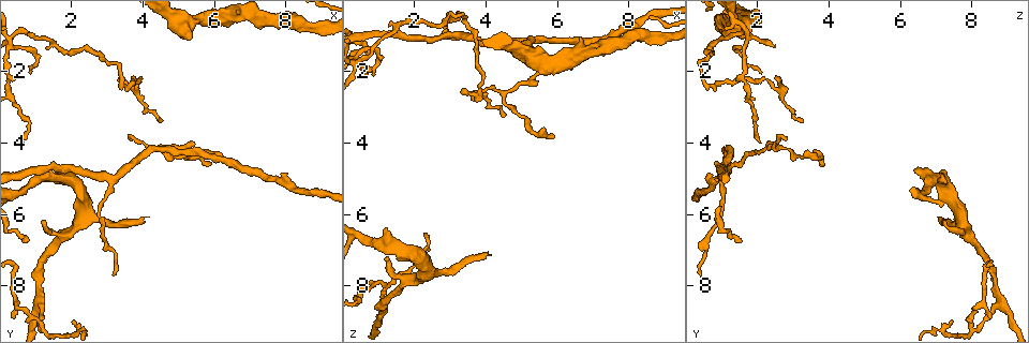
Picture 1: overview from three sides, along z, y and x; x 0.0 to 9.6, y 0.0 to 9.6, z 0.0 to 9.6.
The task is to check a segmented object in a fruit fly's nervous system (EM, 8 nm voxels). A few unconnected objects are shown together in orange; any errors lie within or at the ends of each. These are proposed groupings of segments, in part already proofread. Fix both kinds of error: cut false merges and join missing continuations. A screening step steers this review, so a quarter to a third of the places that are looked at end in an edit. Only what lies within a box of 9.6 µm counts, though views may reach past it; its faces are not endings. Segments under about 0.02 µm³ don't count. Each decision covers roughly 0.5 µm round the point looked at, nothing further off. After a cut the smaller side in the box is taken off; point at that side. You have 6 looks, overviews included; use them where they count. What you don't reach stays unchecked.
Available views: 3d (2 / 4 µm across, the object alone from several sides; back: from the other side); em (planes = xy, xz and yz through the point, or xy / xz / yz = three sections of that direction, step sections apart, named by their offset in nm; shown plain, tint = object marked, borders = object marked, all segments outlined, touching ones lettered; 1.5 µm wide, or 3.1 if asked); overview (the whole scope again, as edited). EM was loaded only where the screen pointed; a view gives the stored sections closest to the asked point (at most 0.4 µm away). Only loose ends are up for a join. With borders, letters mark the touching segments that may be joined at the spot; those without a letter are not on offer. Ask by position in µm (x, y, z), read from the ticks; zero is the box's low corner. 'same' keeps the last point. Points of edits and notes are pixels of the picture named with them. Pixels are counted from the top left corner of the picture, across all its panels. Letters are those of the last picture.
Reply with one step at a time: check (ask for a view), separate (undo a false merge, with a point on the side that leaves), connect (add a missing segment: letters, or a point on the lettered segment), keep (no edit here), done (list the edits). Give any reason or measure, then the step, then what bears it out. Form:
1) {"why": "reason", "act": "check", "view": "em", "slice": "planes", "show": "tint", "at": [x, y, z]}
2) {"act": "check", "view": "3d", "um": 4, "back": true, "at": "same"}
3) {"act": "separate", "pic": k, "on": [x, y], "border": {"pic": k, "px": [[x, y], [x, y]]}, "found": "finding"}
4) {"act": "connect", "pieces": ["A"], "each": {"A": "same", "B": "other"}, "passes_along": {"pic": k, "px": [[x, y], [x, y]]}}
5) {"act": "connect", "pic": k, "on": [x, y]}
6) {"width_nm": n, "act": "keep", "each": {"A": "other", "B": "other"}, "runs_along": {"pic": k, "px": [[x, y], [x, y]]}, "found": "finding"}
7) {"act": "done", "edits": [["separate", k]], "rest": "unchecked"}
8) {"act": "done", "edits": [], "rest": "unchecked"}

{"why": "an open end", "act": "check", "view": "3d", "um": 2, "at": [5.95, 4.55, 3.80]}

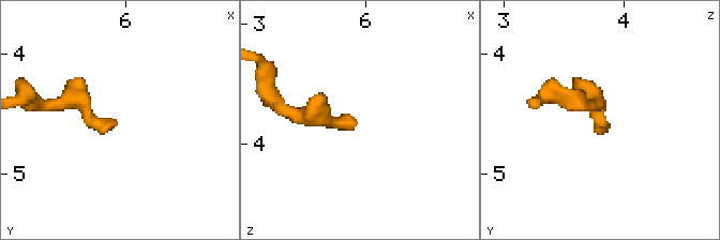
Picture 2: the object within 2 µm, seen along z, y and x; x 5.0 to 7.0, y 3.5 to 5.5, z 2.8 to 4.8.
{"why": "need the tissue", "act": "check", "view": "em", "slice": "xz", "step": 4, "show": "borders", "at": [5.92, 4.58, 3.80]}

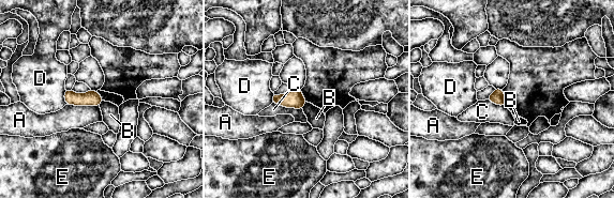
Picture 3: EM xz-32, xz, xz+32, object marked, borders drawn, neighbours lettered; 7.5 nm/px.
{"width_nm": 100, "act": "keep", "each": {"A": "other", "B": "other", "C": "other", "D": "other", "E": "other"}, "found": "no lettered segment goes on from it"}

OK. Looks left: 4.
{"why": "branch stops here", "act": "check", "view": "em", "slice": "planes", "show": "borders", "at": [5.35, 1.15, 1.10]}

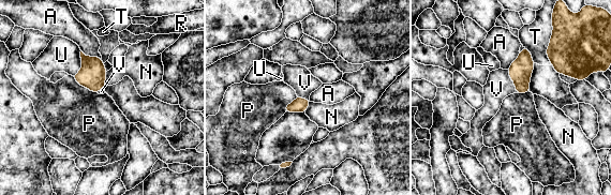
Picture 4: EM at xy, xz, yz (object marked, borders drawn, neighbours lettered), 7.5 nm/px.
{"longest_contact_nm": ["T", 260], "act": "connect", "pieces": ["V"], "each": {"A": "other", "N": "other", "P": "other", "R": "other", "T": "other", "U": "other", "V": "same"}, "found": "the cell continues"}

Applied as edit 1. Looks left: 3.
{"act": "done", "edits": [["connect", 4]], "rest": "unchecked"}

